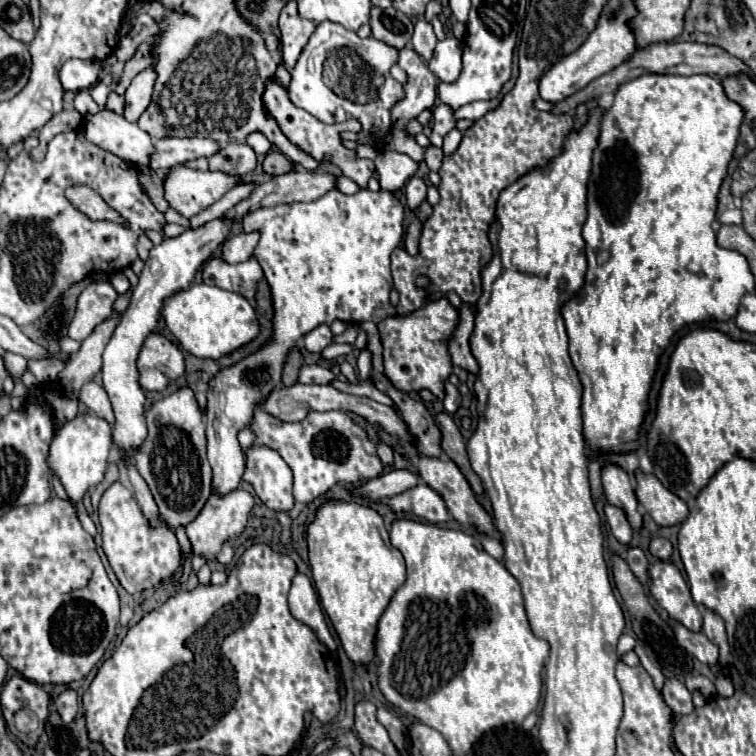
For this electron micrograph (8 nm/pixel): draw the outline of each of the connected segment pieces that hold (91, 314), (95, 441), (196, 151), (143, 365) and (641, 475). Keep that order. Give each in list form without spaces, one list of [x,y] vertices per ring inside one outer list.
[[[109,281],[89,283],[89,287],[79,295],[75,317],[69,325],[69,337],[83,341],[93,333],[93,329],[113,313],[113,301],[117,301],[117,291]]]
[[[79,413],[75,419],[67,421],[61,431],[55,435],[49,447],[49,467],[55,471],[73,501],[81,501],[85,491],[97,485],[107,467],[107,457],[111,449],[111,425],[95,413]]]
[[[159,139],[155,141],[153,157],[149,157],[149,167],[153,171],[169,171],[175,165],[197,157],[211,157],[219,145],[213,139]]]
[[[151,333],[137,359],[139,383],[147,391],[163,391],[173,379],[185,373],[185,359],[181,349],[167,337]]]
[[[637,469],[635,479],[637,479],[635,495],[655,523],[677,525],[687,517],[689,513],[687,505],[677,495],[669,493],[669,489],[665,489],[653,473]]]

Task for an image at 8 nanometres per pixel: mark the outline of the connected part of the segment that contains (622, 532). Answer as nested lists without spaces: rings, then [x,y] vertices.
[[[605,503],[605,515],[607,515],[607,521],[609,521],[609,527],[613,531],[613,535],[621,541],[621,543],[629,543],[631,541],[631,525],[629,525],[629,519],[627,519],[627,513],[623,509],[617,509],[615,505],[609,505]]]

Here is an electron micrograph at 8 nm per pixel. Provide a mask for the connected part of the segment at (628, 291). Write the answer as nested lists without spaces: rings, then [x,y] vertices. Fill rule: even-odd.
[[[647,73],[641,75],[629,83],[623,83],[619,91],[615,93],[613,105],[603,113],[601,125],[599,125],[599,141],[593,151],[591,159],[591,175],[587,185],[587,221],[583,225],[583,239],[585,239],[585,253],[587,253],[587,275],[585,275],[585,287],[577,293],[575,299],[567,301],[561,309],[561,315],[565,319],[567,337],[569,337],[569,355],[571,361],[579,373],[579,379],[583,383],[583,435],[587,439],[587,445],[593,451],[629,451],[637,447],[637,429],[645,417],[647,409],[647,393],[651,387],[651,379],[655,375],[657,359],[661,351],[669,345],[675,331],[679,331],[685,323],[697,323],[705,319],[731,319],[735,317],[741,299],[755,289],[753,273],[749,269],[747,259],[729,249],[721,249],[715,241],[715,231],[711,223],[715,221],[717,213],[717,195],[721,189],[723,179],[727,177],[727,167],[735,155],[737,143],[739,143],[739,129],[741,121],[745,119],[745,111],[739,103],[731,101],[725,95],[725,89],[721,81],[713,75],[695,75],[695,77],[671,77],[671,75],[657,75]],[[607,251],[609,257],[601,259],[599,255]]]

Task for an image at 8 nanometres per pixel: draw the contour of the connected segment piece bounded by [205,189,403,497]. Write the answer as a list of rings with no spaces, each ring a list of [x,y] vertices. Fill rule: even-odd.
[[[337,189],[325,193],[311,203],[289,203],[277,207],[263,207],[249,213],[243,219],[243,231],[259,231],[261,239],[253,255],[265,271],[265,277],[273,293],[273,341],[249,355],[241,363],[217,373],[211,381],[211,391],[207,395],[207,459],[213,469],[213,493],[225,495],[237,489],[245,461],[243,451],[237,441],[237,431],[245,429],[251,421],[253,409],[281,385],[281,371],[287,353],[297,345],[301,335],[318,325],[331,325],[335,319],[357,325],[363,321],[381,323],[385,317],[393,315],[395,309],[389,303],[389,293],[393,289],[393,277],[389,269],[389,255],[401,243],[403,237],[403,205],[391,191],[369,191],[361,189],[347,197]]]

